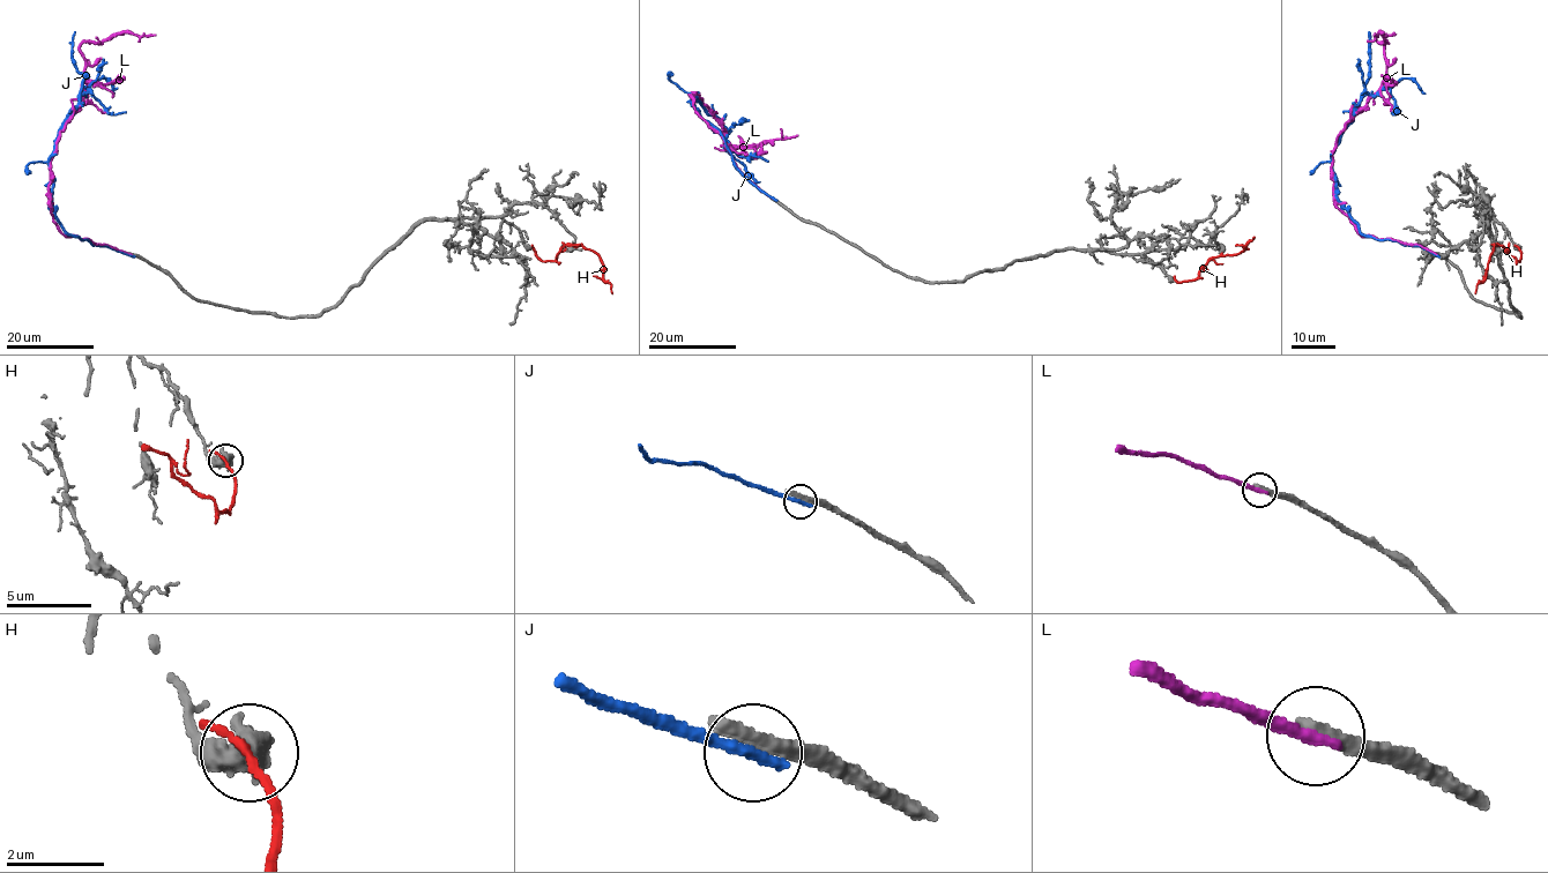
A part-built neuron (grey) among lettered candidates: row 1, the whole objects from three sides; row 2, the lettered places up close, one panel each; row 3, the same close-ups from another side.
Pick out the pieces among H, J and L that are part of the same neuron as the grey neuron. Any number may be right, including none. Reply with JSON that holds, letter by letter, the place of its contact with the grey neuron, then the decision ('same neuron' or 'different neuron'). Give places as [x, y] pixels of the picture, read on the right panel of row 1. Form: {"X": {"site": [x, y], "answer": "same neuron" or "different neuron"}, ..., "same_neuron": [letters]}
{"H": {"site": [1518, 247], "answer": "different neuron"}, "J": {"site": [1437, 255], "answer": "different neuron"}, "L": {"site": [1436, 254], "answer": "different neuron"}, "same_neuron": []}

